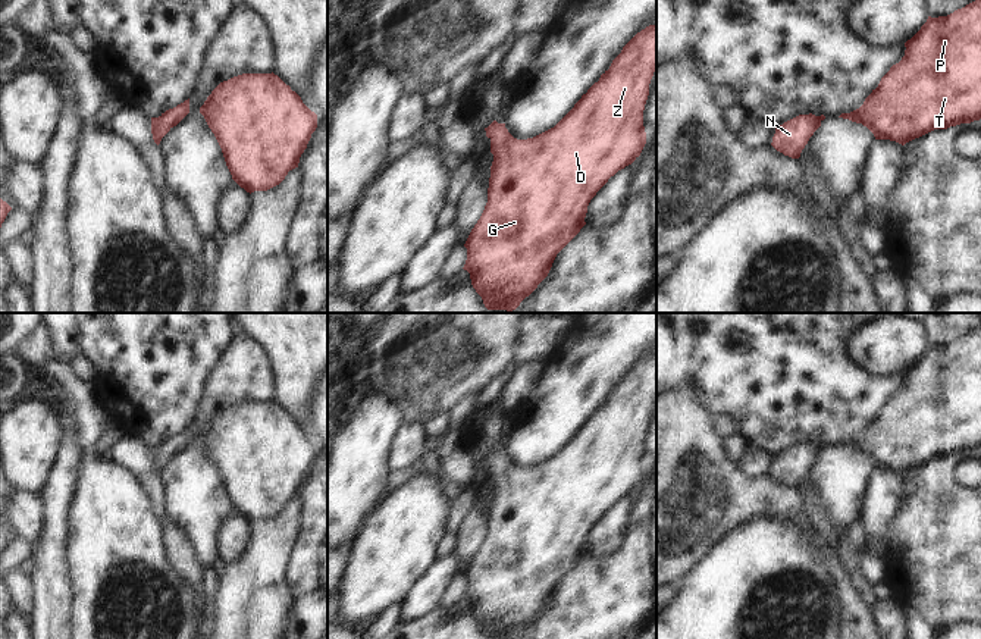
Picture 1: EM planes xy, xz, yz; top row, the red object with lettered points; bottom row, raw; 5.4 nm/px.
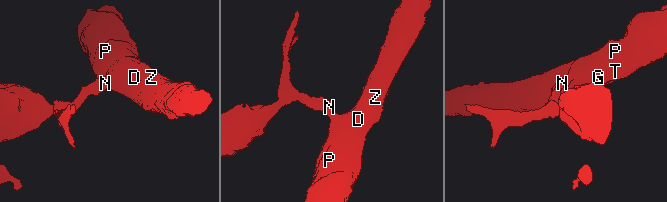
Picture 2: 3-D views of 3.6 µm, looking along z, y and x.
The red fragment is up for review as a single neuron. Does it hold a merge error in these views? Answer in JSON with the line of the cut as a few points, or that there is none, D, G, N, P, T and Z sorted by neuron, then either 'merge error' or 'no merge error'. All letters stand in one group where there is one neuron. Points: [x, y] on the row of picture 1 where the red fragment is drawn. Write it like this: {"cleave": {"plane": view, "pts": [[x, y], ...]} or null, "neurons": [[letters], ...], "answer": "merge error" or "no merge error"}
{"cleave": null, "neurons": [["D", "G", "N", "P", "T", "Z"]], "answer": "no merge error"}

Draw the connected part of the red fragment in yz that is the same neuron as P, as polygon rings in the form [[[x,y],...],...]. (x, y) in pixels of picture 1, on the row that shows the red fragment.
[[[975,0],[947,16],[931,18],[905,43],[905,56],[881,78],[864,104],[839,118],[866,126],[875,140],[890,140],[902,145],[934,129],[947,129],[981,119],[981,0]]]

